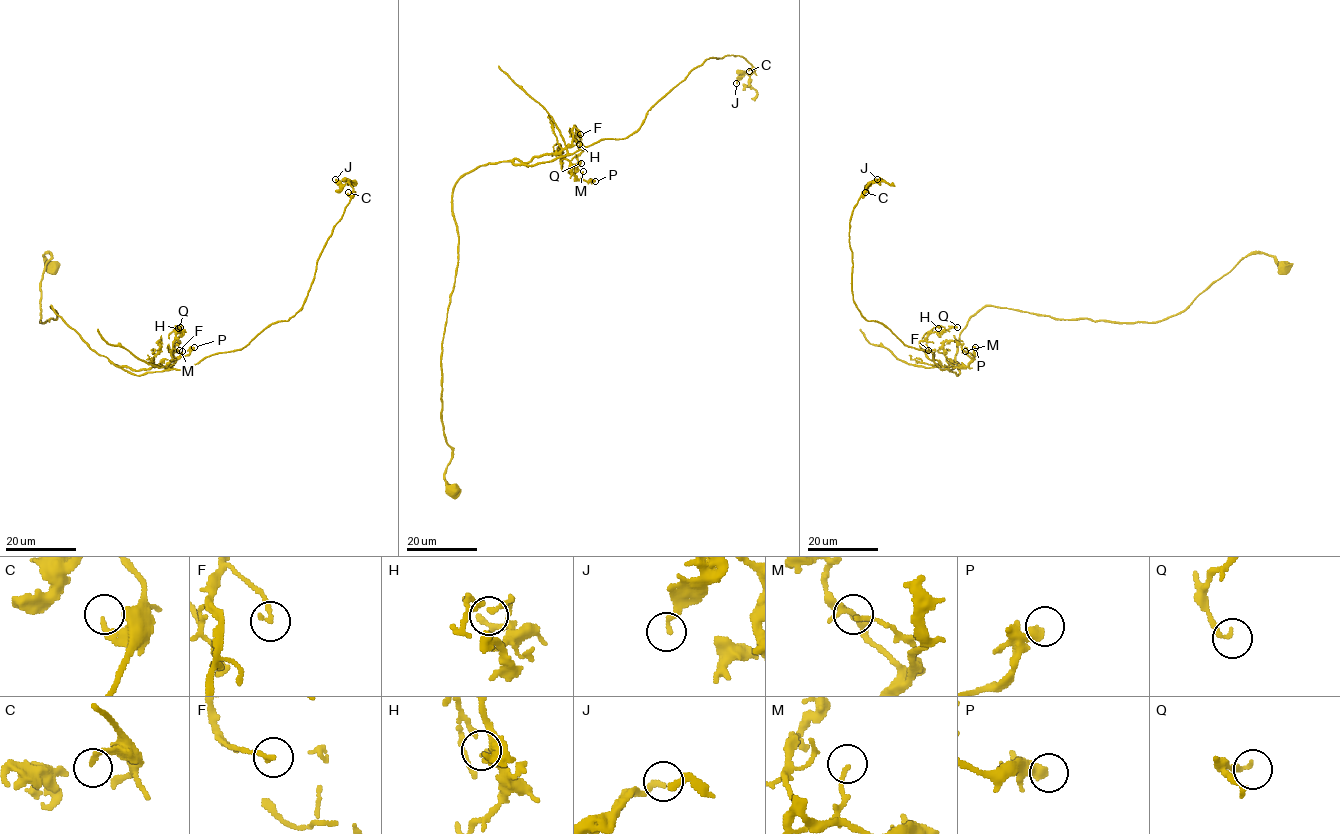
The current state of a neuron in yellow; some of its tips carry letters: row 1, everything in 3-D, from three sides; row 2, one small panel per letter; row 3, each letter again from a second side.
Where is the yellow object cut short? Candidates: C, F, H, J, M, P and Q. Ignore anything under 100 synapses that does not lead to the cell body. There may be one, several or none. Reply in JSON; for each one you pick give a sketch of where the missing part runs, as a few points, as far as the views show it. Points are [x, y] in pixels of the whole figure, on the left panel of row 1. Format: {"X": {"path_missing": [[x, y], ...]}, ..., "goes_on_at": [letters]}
{"goes_on_at": []}

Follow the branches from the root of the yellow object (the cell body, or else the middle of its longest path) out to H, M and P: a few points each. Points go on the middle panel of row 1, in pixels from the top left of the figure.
H: (453, 488), (441, 365), (458, 255), (453, 187), (481, 165), (560, 152), (574, 126), (579, 144)
M: (453, 488), (441, 365), (458, 255), (453, 187), (479, 166), (546, 154), (583, 171)
P: (453, 488), (444, 478), (452, 448), (441, 365), (458, 255), (453, 187), (479, 166), (546, 154), (595, 181)

